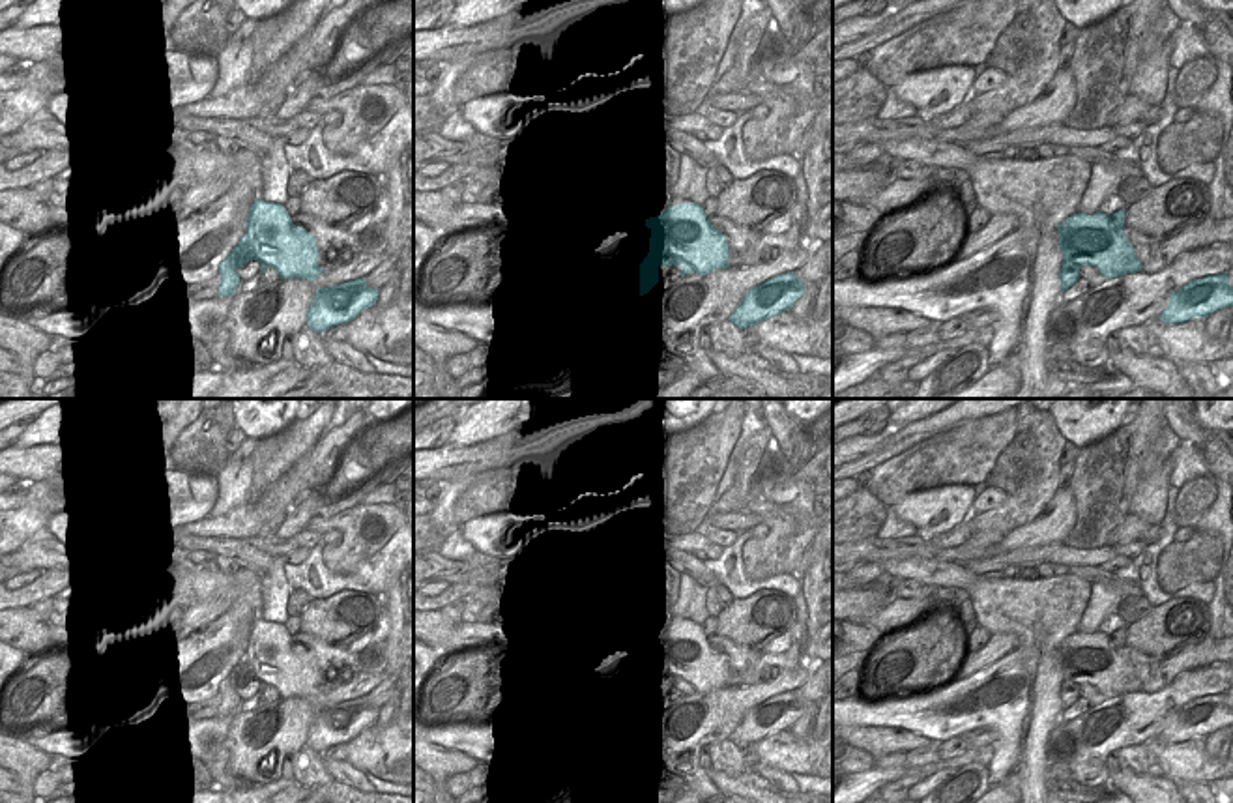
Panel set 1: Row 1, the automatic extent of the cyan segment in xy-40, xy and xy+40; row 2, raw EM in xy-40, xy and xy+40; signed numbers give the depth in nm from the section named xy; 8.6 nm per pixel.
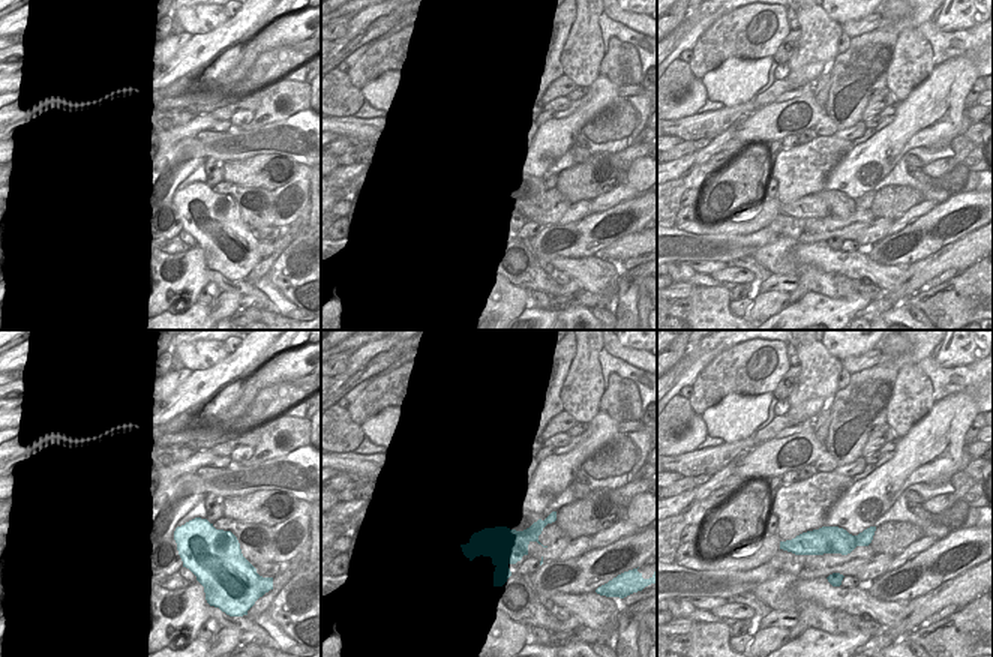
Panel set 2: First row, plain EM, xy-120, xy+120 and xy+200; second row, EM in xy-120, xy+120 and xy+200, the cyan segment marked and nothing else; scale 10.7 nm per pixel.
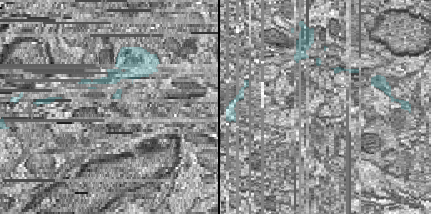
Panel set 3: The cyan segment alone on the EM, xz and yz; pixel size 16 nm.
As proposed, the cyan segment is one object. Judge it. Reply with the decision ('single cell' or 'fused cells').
fused cells

